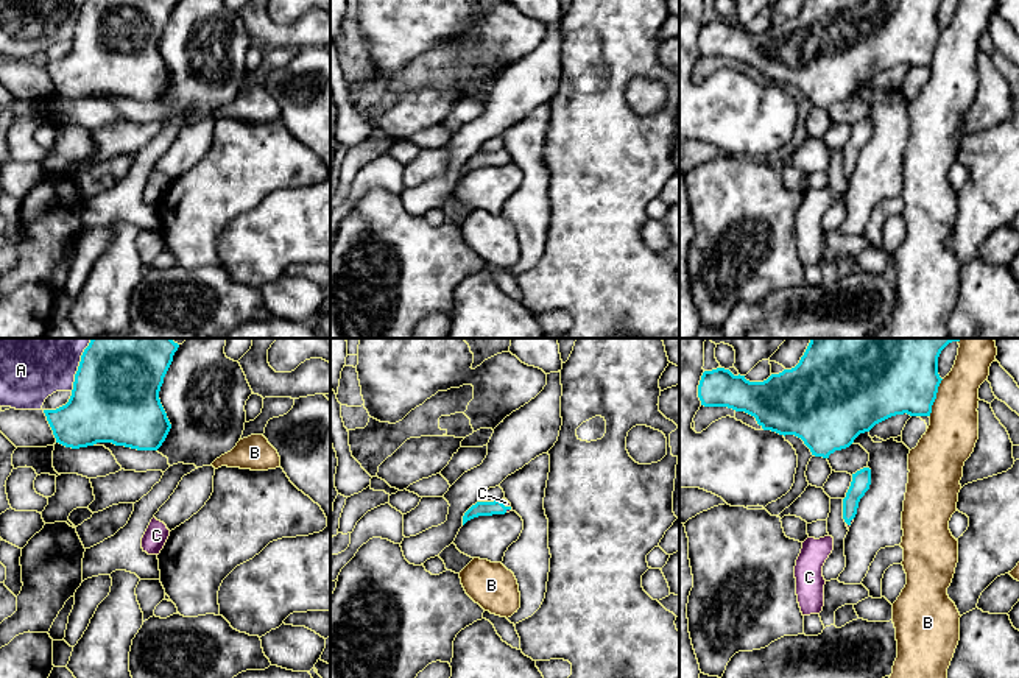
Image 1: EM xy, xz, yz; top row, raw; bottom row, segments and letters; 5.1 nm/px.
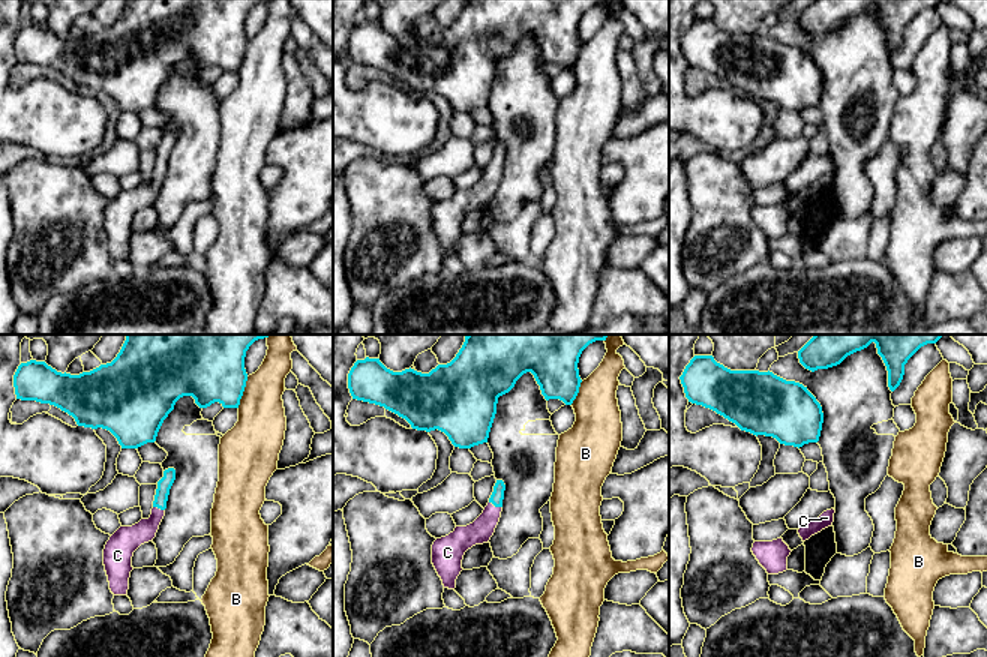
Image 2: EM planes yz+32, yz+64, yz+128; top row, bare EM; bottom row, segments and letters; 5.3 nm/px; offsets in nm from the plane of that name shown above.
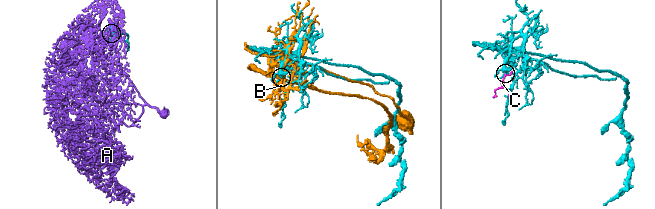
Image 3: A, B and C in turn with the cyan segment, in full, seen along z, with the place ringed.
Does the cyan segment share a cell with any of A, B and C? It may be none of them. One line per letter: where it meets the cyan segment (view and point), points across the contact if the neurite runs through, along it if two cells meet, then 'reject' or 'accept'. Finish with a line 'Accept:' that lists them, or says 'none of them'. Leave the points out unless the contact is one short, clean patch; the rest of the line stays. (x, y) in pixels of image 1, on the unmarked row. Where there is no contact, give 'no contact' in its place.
A: contact xy (78, 21); reject
B: contact yz (935, 49); reject
C: contact xz (507, 158); way xz (480, 159), (507, 158), (505, 153); accept
Accept: C

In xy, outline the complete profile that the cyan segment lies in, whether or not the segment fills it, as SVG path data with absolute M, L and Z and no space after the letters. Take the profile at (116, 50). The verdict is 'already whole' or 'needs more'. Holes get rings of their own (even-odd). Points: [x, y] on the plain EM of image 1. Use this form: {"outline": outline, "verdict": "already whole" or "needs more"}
{"outline": "M84 0L69 53L44 61L56 94L79 100L112 94L137 101L157 101L171 75L159 42L178 0Z", "verdict": "already whole"}

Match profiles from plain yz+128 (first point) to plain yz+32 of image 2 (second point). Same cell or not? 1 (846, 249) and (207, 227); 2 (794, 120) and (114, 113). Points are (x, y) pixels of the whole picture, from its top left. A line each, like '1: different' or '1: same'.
1: different
2: different

